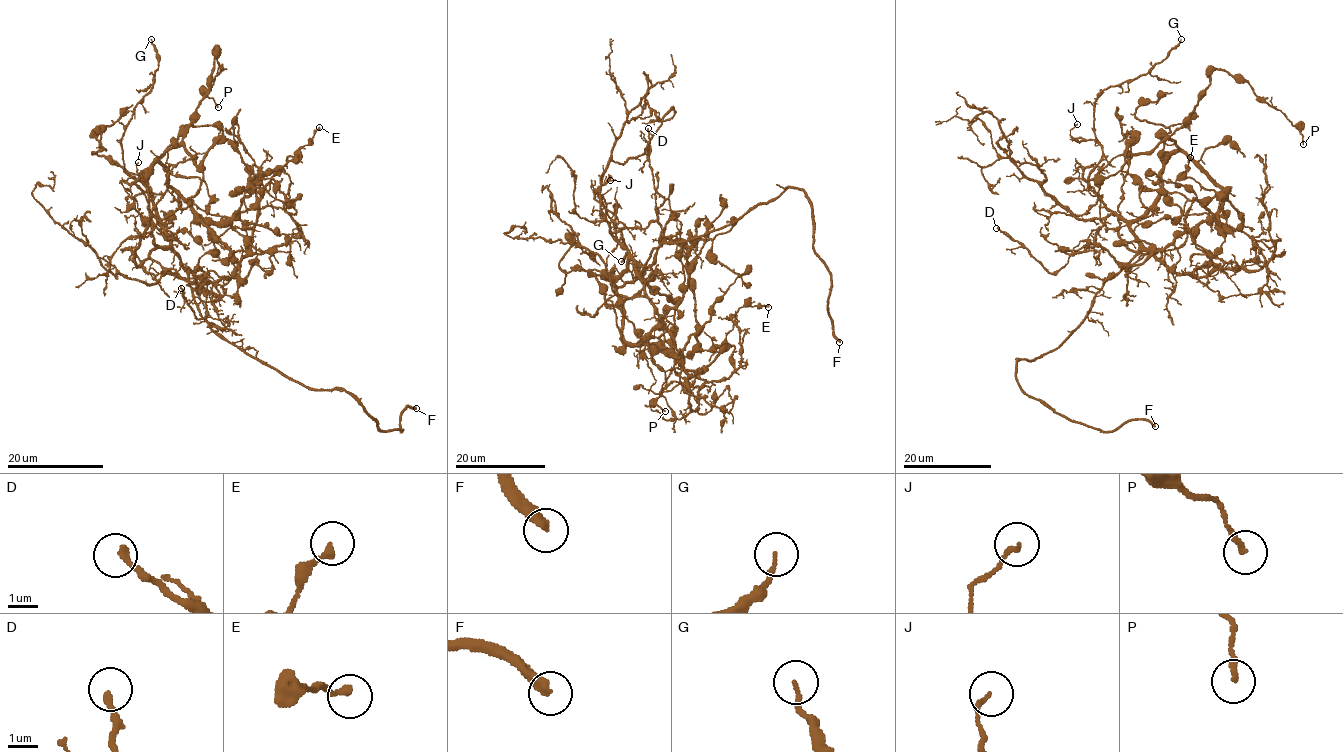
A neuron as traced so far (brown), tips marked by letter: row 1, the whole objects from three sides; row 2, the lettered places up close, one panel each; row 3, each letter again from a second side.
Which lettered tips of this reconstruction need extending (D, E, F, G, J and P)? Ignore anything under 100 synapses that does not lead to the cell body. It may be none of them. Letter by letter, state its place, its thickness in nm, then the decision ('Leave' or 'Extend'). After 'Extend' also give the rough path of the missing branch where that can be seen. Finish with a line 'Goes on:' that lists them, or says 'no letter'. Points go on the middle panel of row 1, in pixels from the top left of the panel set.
D: Place: (648, 128). Thickness 200 nm. Leave
E: Place: (768, 307). Thickness 240 nm. Leave
F: Place: (839, 342). Thickness 400 nm. Extend. Course of what is missing: (839, 342), (843, 348), (840, 358), (846, 368), (844, 381)
G: Place: (621, 261). Thickness 140 nm. Leave
J: Place: (610, 180). Thickness 140 nm. Leave
P: Place: (665, 411). Thickness 220 nm. Leave
Goes on: F

